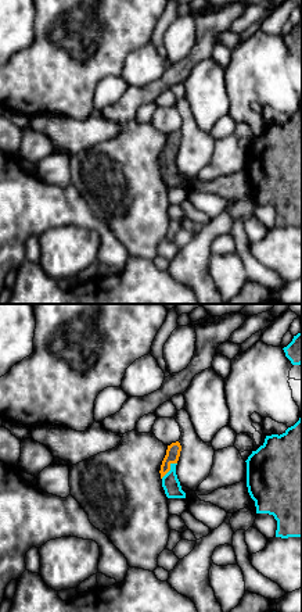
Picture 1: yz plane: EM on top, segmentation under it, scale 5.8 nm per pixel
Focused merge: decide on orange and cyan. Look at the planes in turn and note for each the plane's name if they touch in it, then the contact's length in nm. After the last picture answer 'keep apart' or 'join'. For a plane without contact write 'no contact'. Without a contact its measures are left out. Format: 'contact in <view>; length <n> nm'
contact in yz; length 130 nm

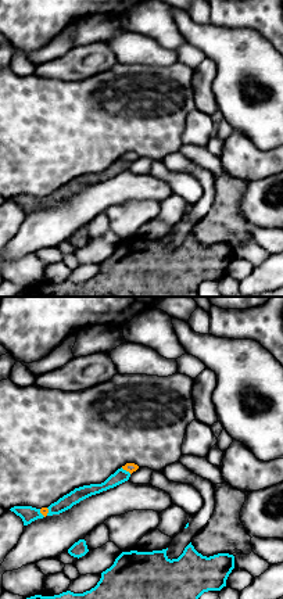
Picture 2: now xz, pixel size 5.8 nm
contact in xz; length 70 nm

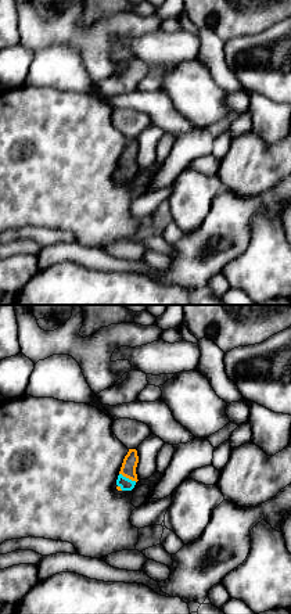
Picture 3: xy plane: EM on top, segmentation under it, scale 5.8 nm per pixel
contact in xy; length 120 nm

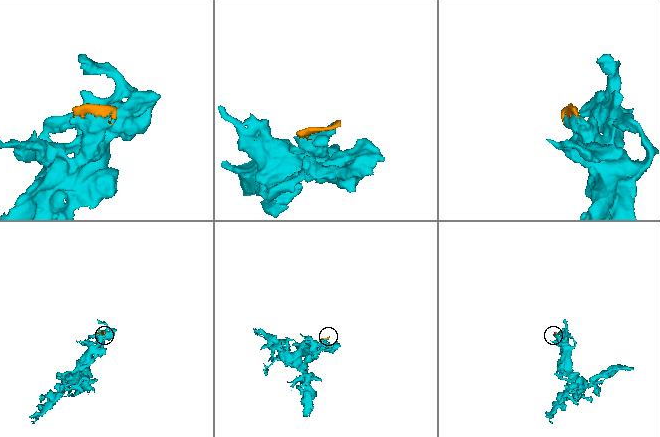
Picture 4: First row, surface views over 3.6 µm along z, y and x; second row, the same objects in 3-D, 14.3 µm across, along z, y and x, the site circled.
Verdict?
join

